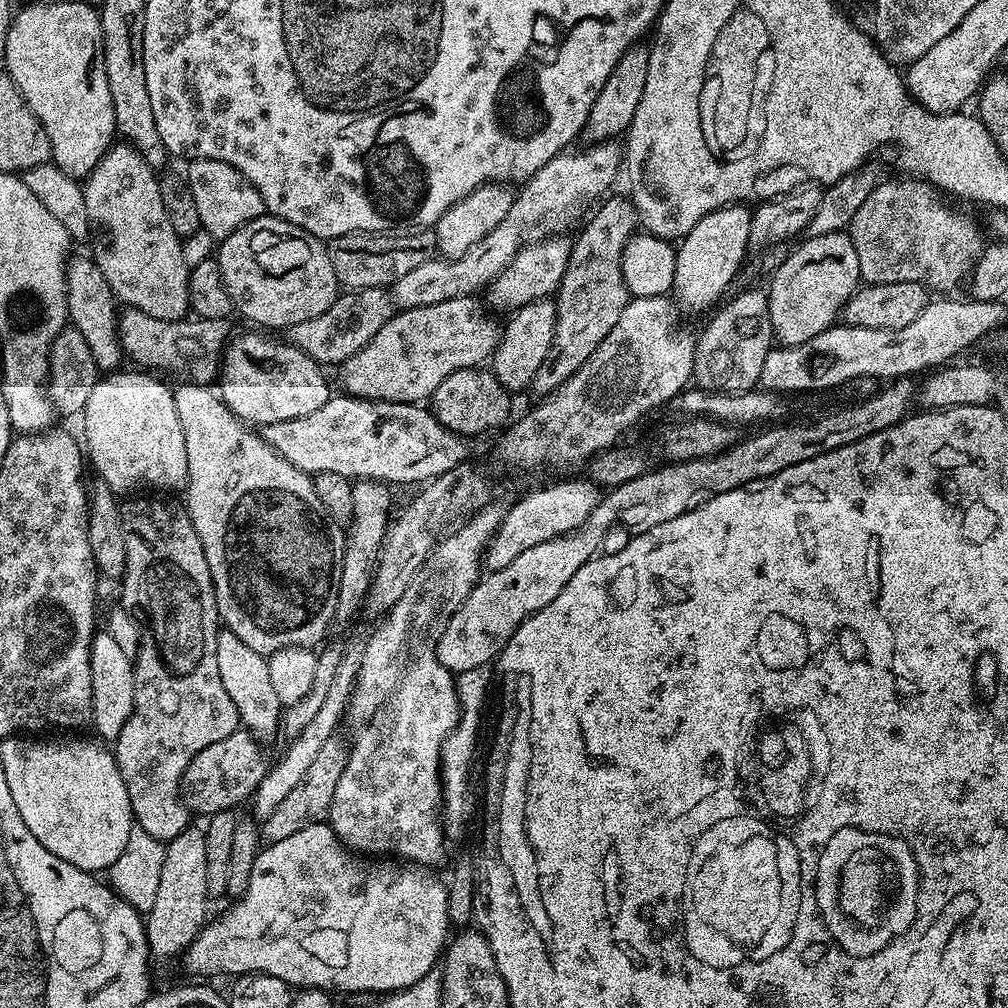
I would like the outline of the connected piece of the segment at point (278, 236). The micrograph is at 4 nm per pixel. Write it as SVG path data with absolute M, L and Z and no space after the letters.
M265 214L259 216L257 220L252 220L248 224L244 224L238 230L234 230L234 234L223 237L219 241L220 244L220 256L218 255L218 263L220 266L220 273L224 279L224 285L226 290L230 294L235 311L241 312L248 320L253 320L253 325L259 326L264 330L272 330L268 328L280 328L280 330L286 330L290 326L294 326L298 322L306 322L309 318L318 318L318 314L322 314L327 308L331 306L336 300L336 297L340 293L340 275L337 265L332 265L332 256L328 253L329 245L325 241L321 240L320 237L310 234L306 230L302 230L298 226L294 226L290 222L285 220L279 220L277 216L271 214Z

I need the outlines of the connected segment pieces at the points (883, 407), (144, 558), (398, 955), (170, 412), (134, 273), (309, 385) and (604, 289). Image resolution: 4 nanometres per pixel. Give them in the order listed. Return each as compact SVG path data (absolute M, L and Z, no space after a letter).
M915 379L894 380L885 383L872 395L857 399L855 401L857 404L844 404L841 408L834 409L833 412L824 412L821 416L814 417L813 420L802 421L801 424L777 423L775 426L765 427L768 428L765 432L760 432L757 436L748 436L742 441L739 439L726 451L720 452L716 456L668 462L662 468L645 471L638 478L609 489L580 527L570 531L570 533L564 533L564 535L554 537L554 539L542 542L537 546L532 546L529 550L524 550L506 568L489 571L477 581L470 594L463 600L462 606L448 619L443 634L436 644L436 656L440 664L453 674L489 665L489 661L491 659L493 661L503 651L509 642L509 638L513 636L514 630L518 628L521 622L542 607L548 606L561 593L561 590L565 588L570 578L578 572L581 566L599 553L601 549L599 547L604 542L604 533L614 524L620 522L632 527L632 530L639 531L652 529L654 526L661 525L662 522L669 521L670 518L676 518L684 512L688 512L704 495L712 496L729 492L732 489L747 487L750 481L763 480L788 469L791 465L796 465L798 462L820 456L822 452L829 452L842 446L850 446L870 434L878 434L909 415L911 408L908 407L911 406L912 400L914 404L914 397L917 392L918 384Z
M125 499L120 505L120 513L122 514L122 539L126 542L126 566L124 567L124 575L122 577L122 585L124 589L121 590L120 596L122 599L122 607L136 620L140 627L140 649L136 651L134 657L134 710L130 714L130 718L126 722L126 726L122 726L122 734L118 734L118 738L114 742L114 755L116 757L116 765L122 774L122 782L126 786L126 794L130 798L130 806L132 807L132 818L135 827L146 830L146 834L150 834L154 839L167 842L173 840L178 834L182 834L182 830L189 827L190 810L184 805L184 798L182 795L182 785L184 782L184 771L186 766L190 766L190 762L194 758L194 754L198 754L198 750L206 750L206 746L214 746L214 742L222 742L222 738L230 738L230 734L234 734L241 727L240 715L238 714L238 706L234 706L234 702L230 702L230 694L226 694L226 686L222 686L222 674L218 674L218 658L216 657L216 633L218 631L218 613L216 610L216 595L212 589L212 579L210 578L210 570L206 562L206 550L202 550L202 542L198 538L198 534L192 525L192 519L188 516L187 507L176 504L167 504L164 500L128 500Z
M308 824L306 830L257 851L244 895L229 912L205 923L196 941L182 954L184 968L204 976L225 972L229 978L260 973L281 979L296 990L322 988L340 994L403 992L437 967L450 936L448 889L445 881L432 872L423 864L399 858L372 859L353 854L334 834L331 824Z
M117 370L111 374L105 375L103 378L97 379L94 390L90 390L90 399L86 402L82 413L82 421L84 420L84 440L82 436L82 444L86 449L86 460L96 471L95 475L99 479L105 480L111 486L113 492L123 494L131 488L136 488L143 482L148 488L180 488L183 489L188 483L188 463L186 462L186 438L182 438L182 422L178 422L178 410L174 410L174 398L172 397L173 389L167 388L160 379L155 375L149 374L144 370L132 370L136 372L124 372L125 370Z
M127 142L113 143L98 166L83 181L86 210L90 214L91 259L96 261L102 278L110 282L110 290L121 305L142 310L150 318L159 320L182 320L189 315L188 274L189 261L184 261L182 238L174 234L170 218L166 218L166 206L162 206L162 194L157 169L152 168Z
M260 330L244 332L241 336L233 335L229 339L220 362L218 373L218 395L225 406L234 413L236 419L249 426L263 426L280 422L290 422L291 419L306 418L314 410L325 406L330 395L328 380L324 377L325 369L316 363L314 358L302 354L293 344L283 339L271 340L271 335Z
M609 195L603 201L604 205L589 218L583 221L584 229L577 234L576 240L571 241L572 249L568 255L568 265L566 274L562 274L562 282L554 293L556 302L556 337L552 343L552 353L538 366L538 374L534 374L531 391L537 392L537 397L543 398L550 392L556 391L556 387L571 378L576 371L594 354L594 350L614 330L618 323L618 318L622 315L622 310L626 310L630 299L630 293L626 282L622 278L622 254L626 242L631 236L637 235L638 217L636 215L636 205L631 199L620 196Z

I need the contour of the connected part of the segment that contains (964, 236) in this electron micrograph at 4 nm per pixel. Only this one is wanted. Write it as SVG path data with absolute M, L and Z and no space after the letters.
M923 178L900 179L904 180L877 183L846 229L858 254L861 281L918 282L923 288L947 293L947 288L971 273L984 250L986 236L981 221L979 224L970 213L959 212L954 205L947 204L945 193L935 184Z

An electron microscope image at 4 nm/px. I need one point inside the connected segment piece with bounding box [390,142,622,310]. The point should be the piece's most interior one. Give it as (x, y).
(553, 199)

